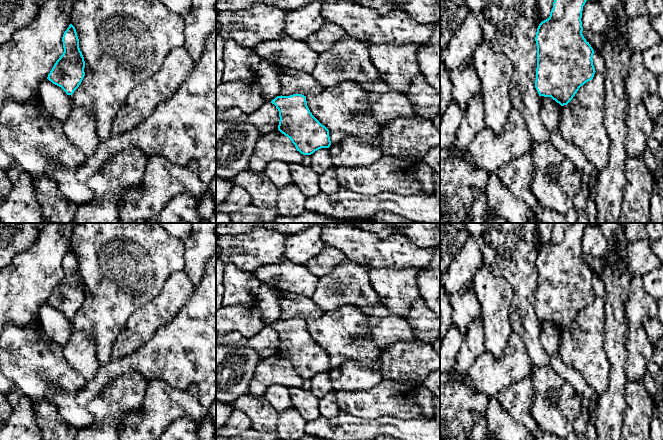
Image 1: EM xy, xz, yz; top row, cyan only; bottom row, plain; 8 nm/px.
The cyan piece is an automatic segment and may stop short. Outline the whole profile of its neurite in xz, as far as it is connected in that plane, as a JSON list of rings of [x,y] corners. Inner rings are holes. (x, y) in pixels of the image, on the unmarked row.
[[[277,320],[271,325],[279,335],[278,354],[287,360],[303,379],[311,379],[331,369],[329,354],[310,336],[306,320]]]

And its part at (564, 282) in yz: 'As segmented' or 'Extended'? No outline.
As segmented

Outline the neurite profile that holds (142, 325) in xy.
[[[184,271],[171,274],[160,294],[151,302],[138,308],[128,318],[125,328],[117,336],[111,351],[111,360],[136,352],[142,345],[151,340],[157,330],[173,320],[195,291],[195,286]]]

